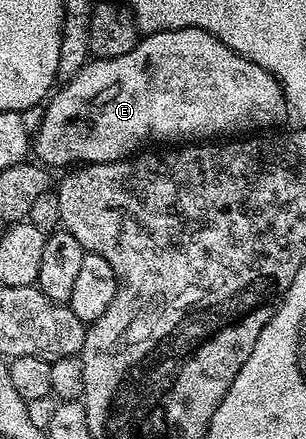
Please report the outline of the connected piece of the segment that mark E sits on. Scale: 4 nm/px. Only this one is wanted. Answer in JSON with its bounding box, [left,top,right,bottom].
[33,28,289,168]

